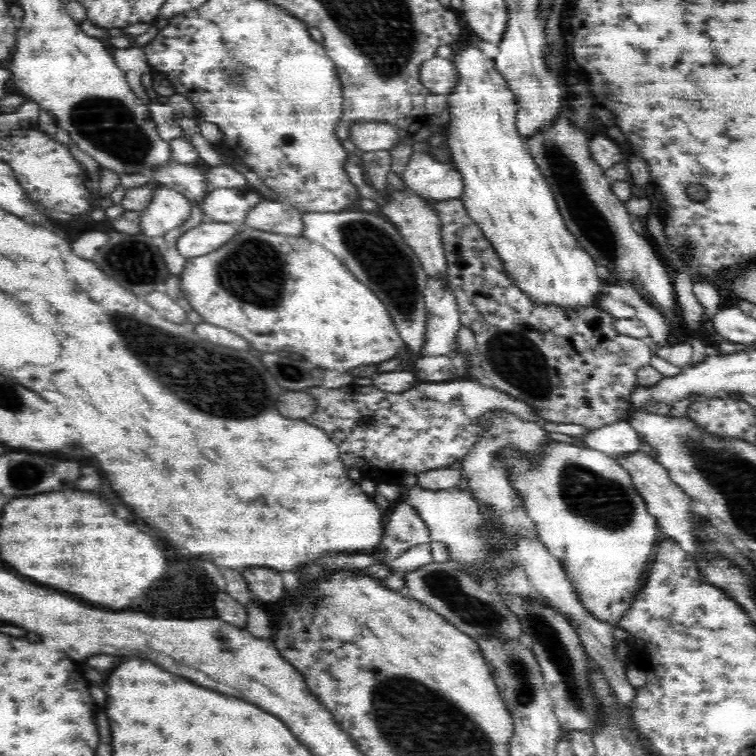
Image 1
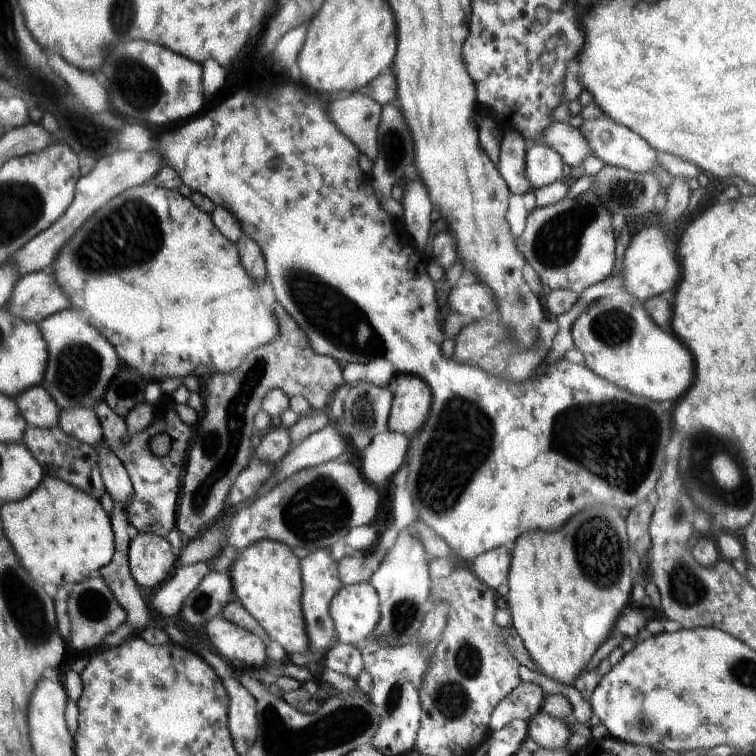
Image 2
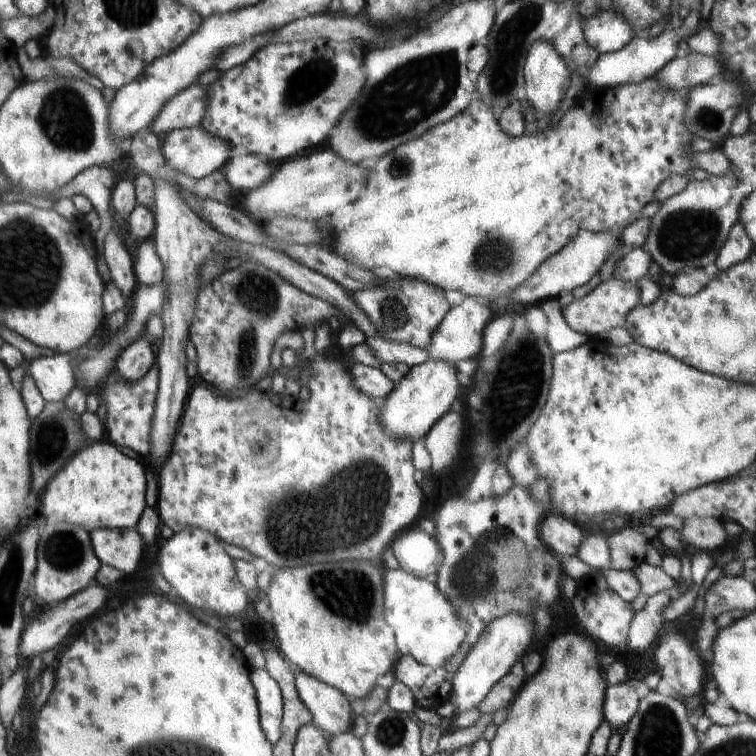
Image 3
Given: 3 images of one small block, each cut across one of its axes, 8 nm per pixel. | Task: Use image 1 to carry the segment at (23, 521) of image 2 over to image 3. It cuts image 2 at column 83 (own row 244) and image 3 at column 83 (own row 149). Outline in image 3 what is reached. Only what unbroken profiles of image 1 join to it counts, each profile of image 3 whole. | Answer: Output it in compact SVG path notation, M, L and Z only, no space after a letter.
M110 440L96 441L91 446L79 450L70 462L48 482L44 498L42 498L42 512L46 519L54 514L58 520L82 526L91 531L97 528L112 528L132 530L136 528L146 505L146 472L147 464L144 460L125 450L117 448Z

